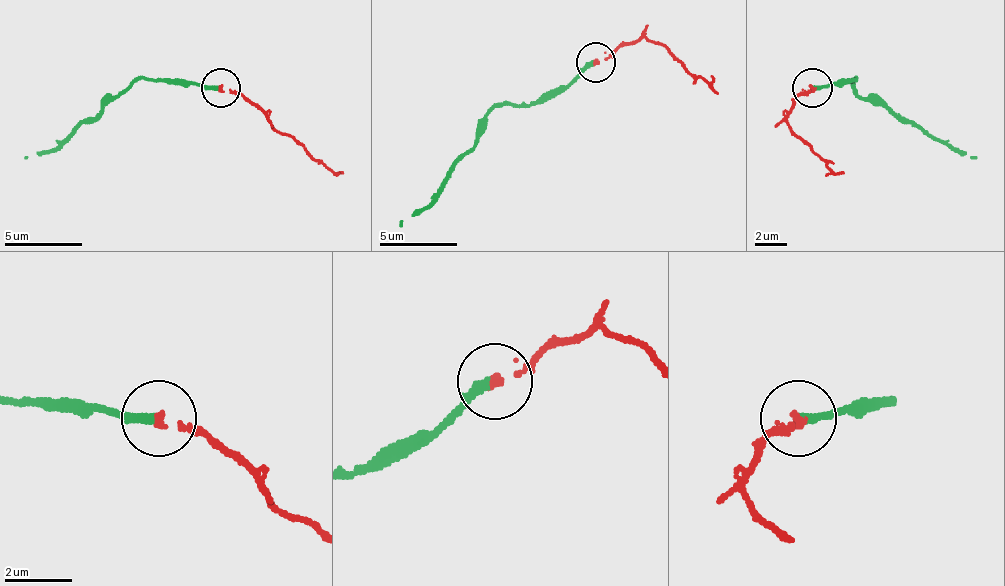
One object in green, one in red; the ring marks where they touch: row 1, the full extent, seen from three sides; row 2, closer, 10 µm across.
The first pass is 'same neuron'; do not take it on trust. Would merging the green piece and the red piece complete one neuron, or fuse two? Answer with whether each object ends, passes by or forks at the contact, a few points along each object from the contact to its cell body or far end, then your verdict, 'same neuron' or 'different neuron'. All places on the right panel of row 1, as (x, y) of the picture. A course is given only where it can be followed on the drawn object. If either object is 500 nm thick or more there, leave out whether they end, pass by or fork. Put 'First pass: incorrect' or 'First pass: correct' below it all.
green ends | red ends | green via (813, 86), (852, 83), (856, 79), (864, 98), (883, 102), (934, 137), (977, 157) | red via (813, 86), (793, 102), (790, 129), (844, 172) | same neuron
First pass: correct

